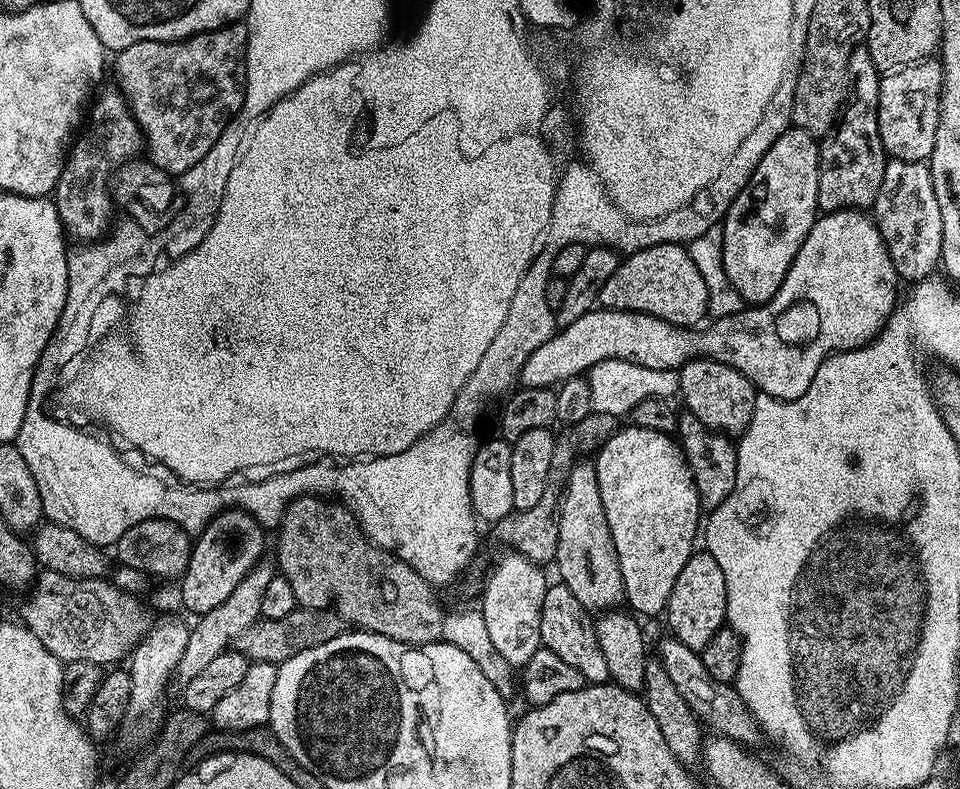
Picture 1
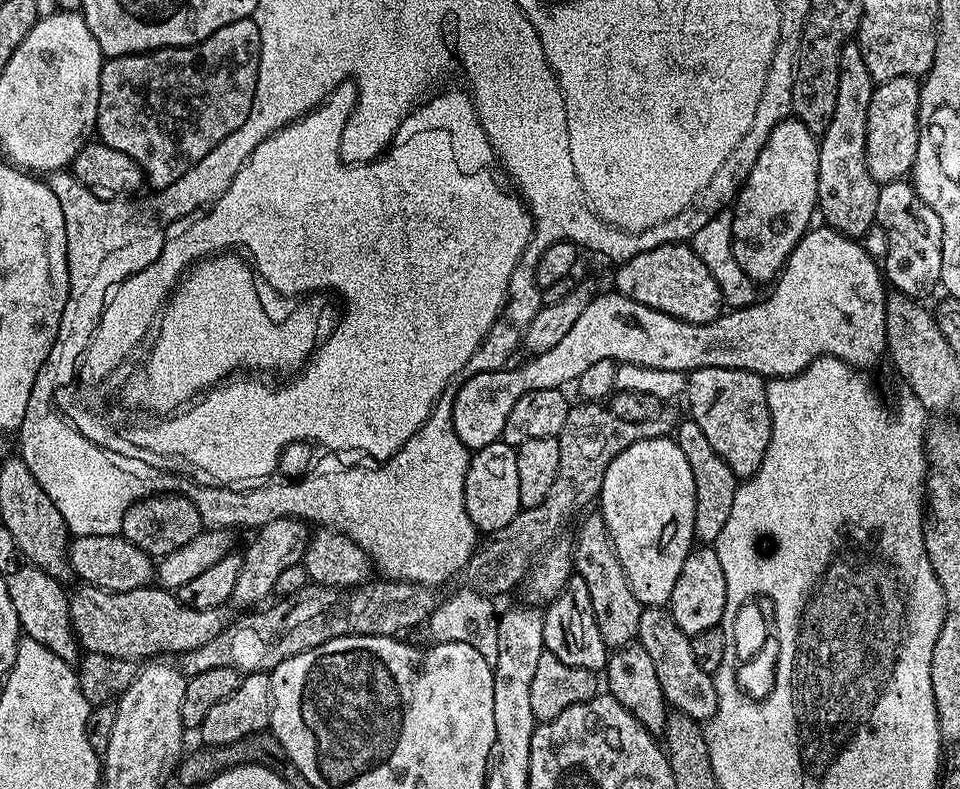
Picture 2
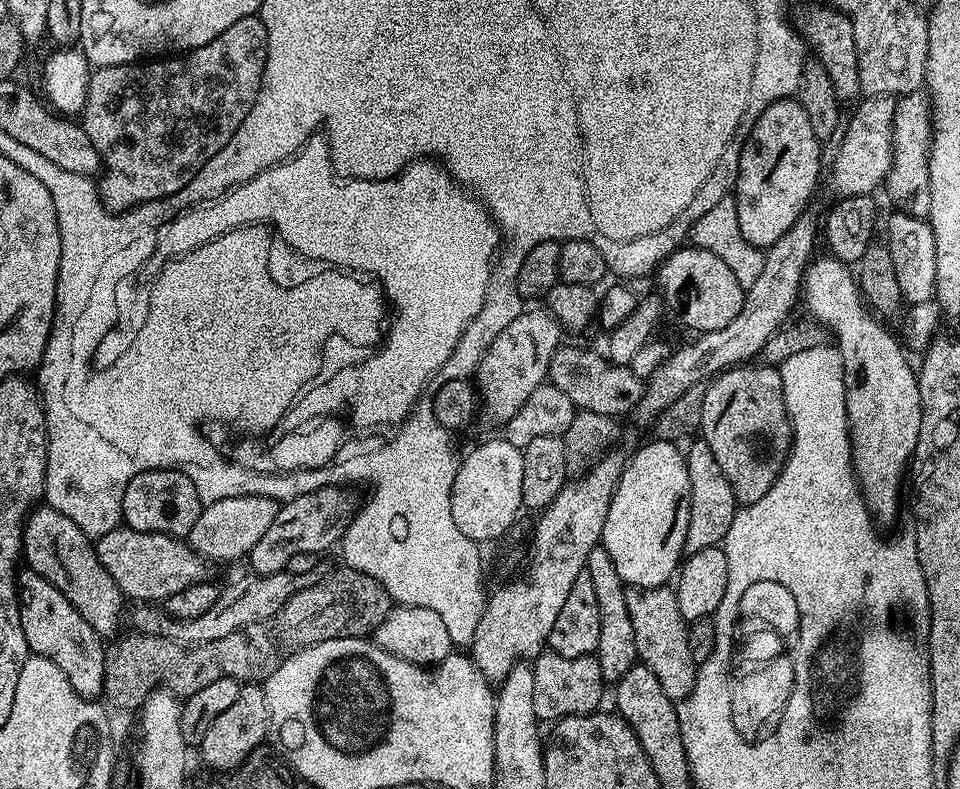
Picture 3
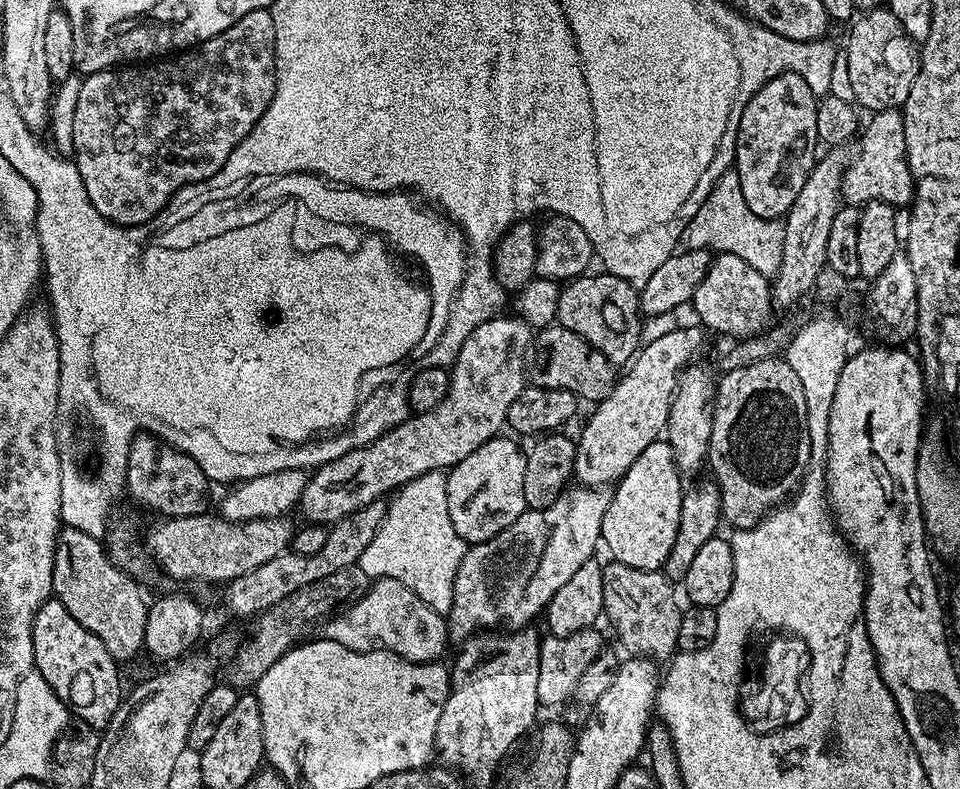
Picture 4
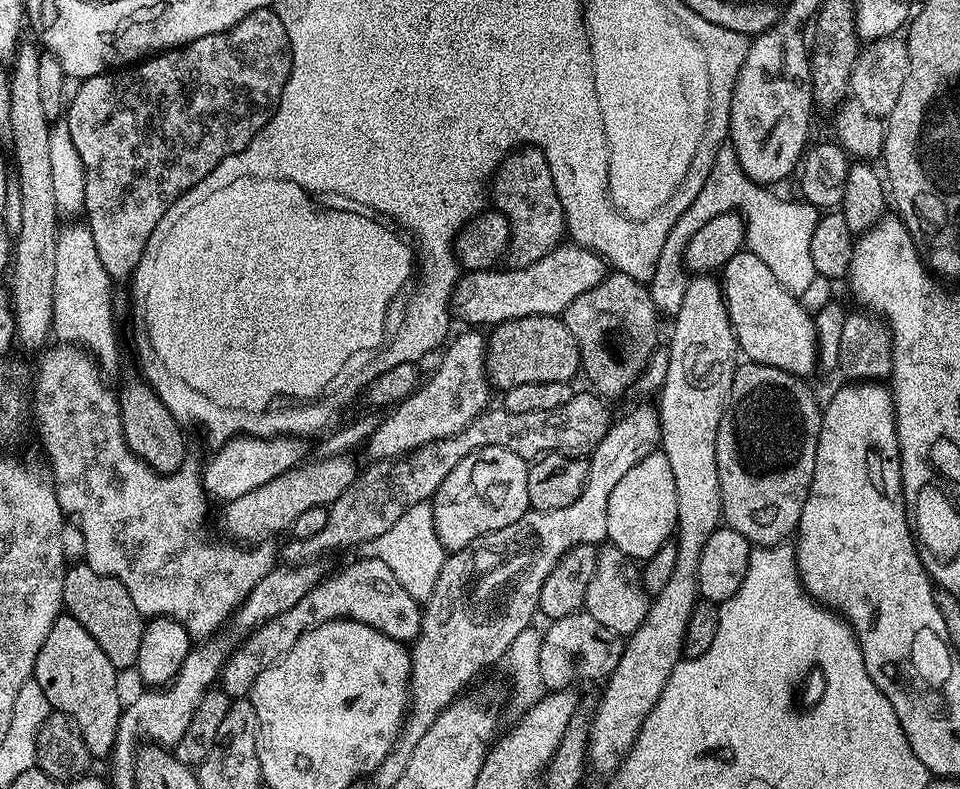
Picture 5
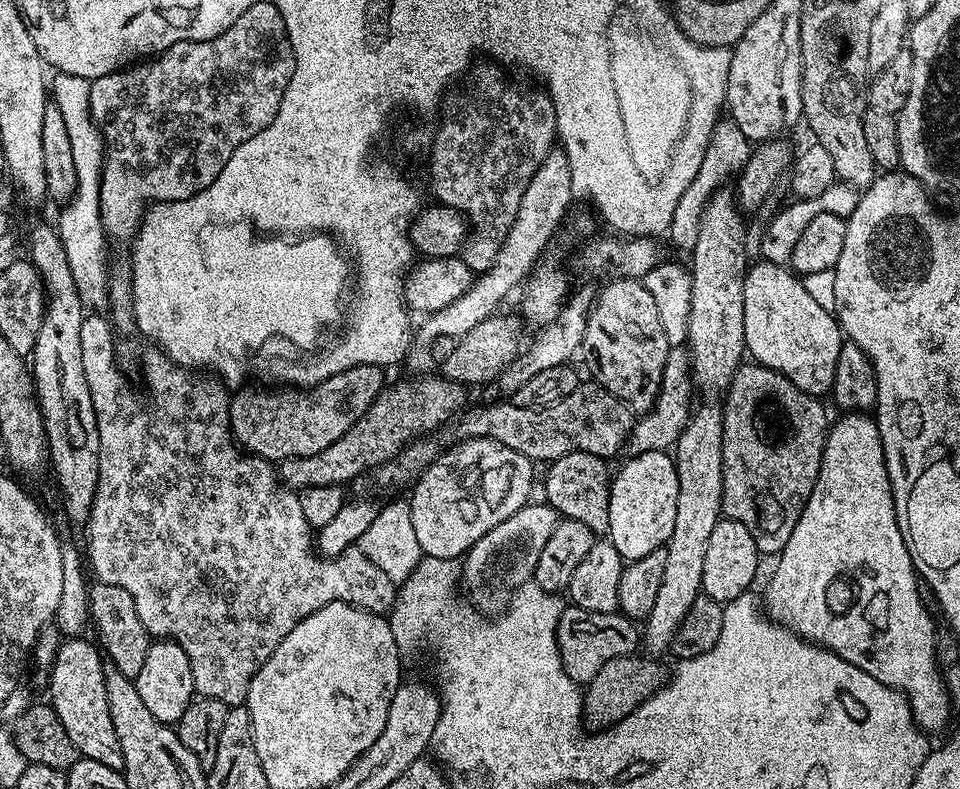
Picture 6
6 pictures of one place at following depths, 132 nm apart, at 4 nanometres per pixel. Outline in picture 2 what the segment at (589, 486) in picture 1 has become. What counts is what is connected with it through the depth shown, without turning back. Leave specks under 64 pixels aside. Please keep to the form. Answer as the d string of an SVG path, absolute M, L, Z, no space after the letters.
M592 510L576 532L574 572L586 582L586 590L590 590L594 618L609 649L625 648L626 645L633 643L638 637L638 622L642 606L638 598L634 598L634 590L630 590L630 582L622 570L622 562L614 550L612 539L606 530L606 522L599 511Z

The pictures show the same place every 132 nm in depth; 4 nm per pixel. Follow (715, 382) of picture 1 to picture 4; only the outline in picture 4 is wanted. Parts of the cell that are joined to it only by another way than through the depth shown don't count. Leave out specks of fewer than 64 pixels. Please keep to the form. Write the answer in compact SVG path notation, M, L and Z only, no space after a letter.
M773 358L754 362L750 366L742 366L738 370L730 370L719 377L716 385L716 398L712 409L712 429L710 430L710 442L708 443L707 467L712 467L711 475L714 482L720 488L720 514L725 521L728 520L733 525L733 529L753 528L760 520L764 519L773 508L780 507L785 500L789 499L800 487L801 480L804 479L805 472L808 471L812 459L812 447L810 446L810 434L806 430L806 394L802 394L802 382L798 382L798 374L790 370L787 359Z

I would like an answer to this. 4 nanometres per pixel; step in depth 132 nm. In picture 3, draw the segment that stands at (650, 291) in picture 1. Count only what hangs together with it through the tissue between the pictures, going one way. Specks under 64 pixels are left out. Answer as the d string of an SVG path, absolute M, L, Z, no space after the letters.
M680 246L675 252L665 257L659 265L659 295L663 303L672 312L684 316L684 324L699 334L710 330L722 330L726 322L730 322L742 310L746 289L740 285L734 272L718 254L710 254L710 250L702 250L695 246Z

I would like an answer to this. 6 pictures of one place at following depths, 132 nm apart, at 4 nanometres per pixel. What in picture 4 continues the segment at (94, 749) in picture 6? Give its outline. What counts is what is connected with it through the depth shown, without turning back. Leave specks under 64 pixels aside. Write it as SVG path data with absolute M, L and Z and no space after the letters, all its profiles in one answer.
M49 598L38 610L34 618L32 631L34 642L34 658L32 659L35 671L50 682L54 694L75 719L86 722L91 728L104 730L114 718L122 703L120 696L120 672L118 661L62 606L62 602Z

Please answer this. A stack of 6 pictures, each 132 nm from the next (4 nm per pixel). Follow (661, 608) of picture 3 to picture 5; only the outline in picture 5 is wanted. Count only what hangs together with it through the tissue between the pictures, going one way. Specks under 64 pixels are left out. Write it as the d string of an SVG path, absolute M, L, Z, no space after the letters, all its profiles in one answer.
M610 542L605 543L596 554L594 578L590 578L590 586L586 586L583 611L590 618L594 618L594 622L602 622L606 630L615 632L621 638L627 638L634 630L638 630L642 618L646 618L649 603L650 597L644 591L644 584L633 561Z

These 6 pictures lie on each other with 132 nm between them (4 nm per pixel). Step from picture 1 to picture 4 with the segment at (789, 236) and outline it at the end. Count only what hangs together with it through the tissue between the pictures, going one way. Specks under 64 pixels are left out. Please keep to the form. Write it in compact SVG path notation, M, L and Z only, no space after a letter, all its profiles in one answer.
M783 72L767 80L750 98L736 135L734 170L740 179L742 198L758 218L780 220L788 215L802 182L817 161L816 105L818 97L796 72Z

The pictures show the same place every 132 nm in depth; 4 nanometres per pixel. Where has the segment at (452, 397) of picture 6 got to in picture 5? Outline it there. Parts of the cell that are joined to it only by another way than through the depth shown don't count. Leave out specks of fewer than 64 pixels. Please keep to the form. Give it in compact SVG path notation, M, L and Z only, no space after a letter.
M351 455L326 458L325 460L313 459L301 466L291 468L286 474L274 478L274 482L266 482L266 486L258 486L242 498L234 498L223 505L224 517L220 524L229 541L239 542L244 546L255 546L267 541L268 536L275 532L287 533L291 529L294 518L313 506L328 508L334 501L354 483L358 475L358 467L352 461Z

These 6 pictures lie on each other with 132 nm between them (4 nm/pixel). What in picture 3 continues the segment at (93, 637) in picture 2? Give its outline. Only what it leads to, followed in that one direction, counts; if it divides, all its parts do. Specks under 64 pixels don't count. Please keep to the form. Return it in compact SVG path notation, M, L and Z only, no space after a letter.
M285 570L265 576L247 575L241 580L234 581L233 584L225 583L221 587L218 602L214 602L214 606L210 606L210 610L206 610L206 614L198 614L198 618L193 620L177 620L176 617L169 616L167 611L160 609L159 612L156 609L159 607L156 606L141 607L144 609L136 616L136 624L140 627L137 629L142 630L145 636L161 636L172 640L175 644L185 646L214 642L218 638L226 638L226 634L230 634L234 630L250 626L254 622L266 622L266 618L270 618L270 614L278 614L278 610L282 610L282 606L286 606L286 602L290 598L294 598L294 594L298 594L298 590L309 588L310 585L316 584L322 579L319 571L294 574Z

